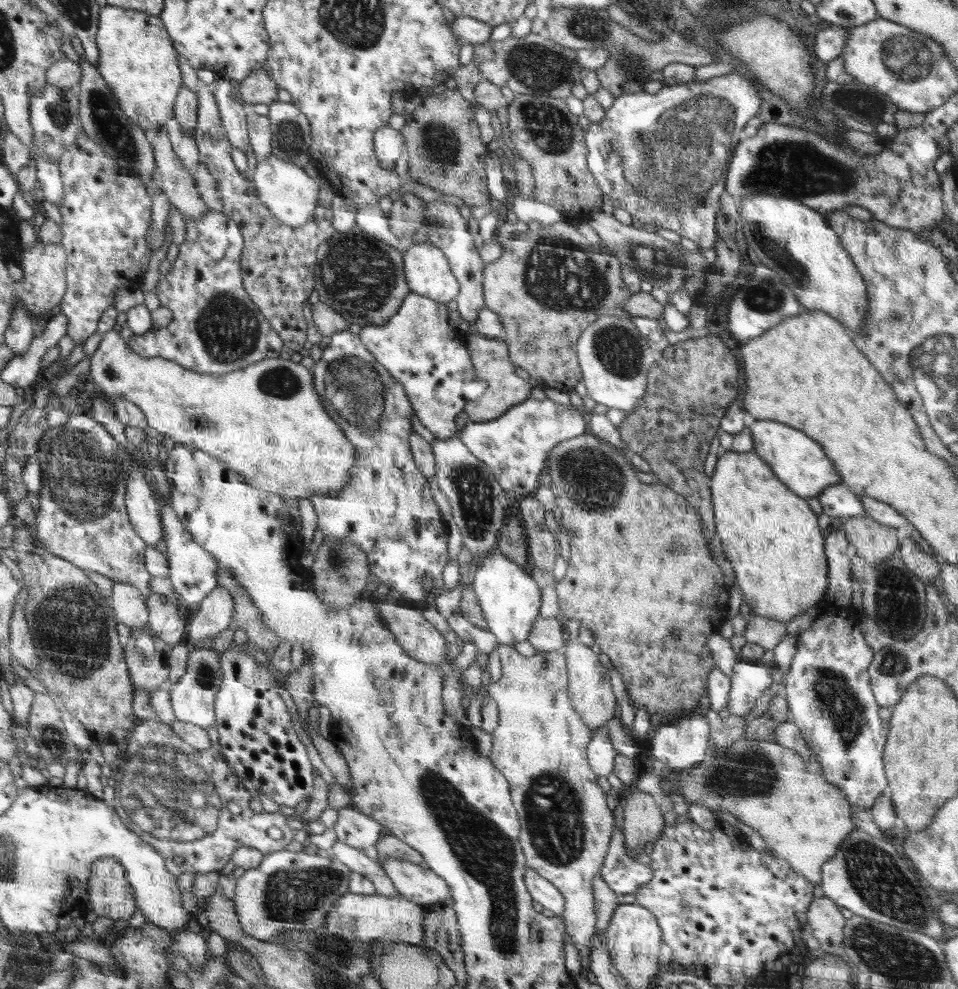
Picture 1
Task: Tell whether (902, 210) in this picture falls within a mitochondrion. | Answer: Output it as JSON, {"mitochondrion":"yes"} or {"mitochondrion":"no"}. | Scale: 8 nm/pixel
{"mitochondrion":"no"}

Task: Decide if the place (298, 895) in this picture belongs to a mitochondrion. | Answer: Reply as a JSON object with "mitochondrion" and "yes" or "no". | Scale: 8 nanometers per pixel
{"mitochondrion":"yes"}

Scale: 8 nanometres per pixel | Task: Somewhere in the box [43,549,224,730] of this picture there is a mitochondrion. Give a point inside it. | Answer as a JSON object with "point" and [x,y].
{"point":[204,676]}

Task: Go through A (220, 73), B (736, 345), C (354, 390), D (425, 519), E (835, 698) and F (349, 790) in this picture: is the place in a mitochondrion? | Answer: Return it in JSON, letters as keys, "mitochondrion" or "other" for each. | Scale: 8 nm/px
{"A":"other","B":"other","C":"mitochondrion","D":"other","E":"mitochondrion","F":"other"}

